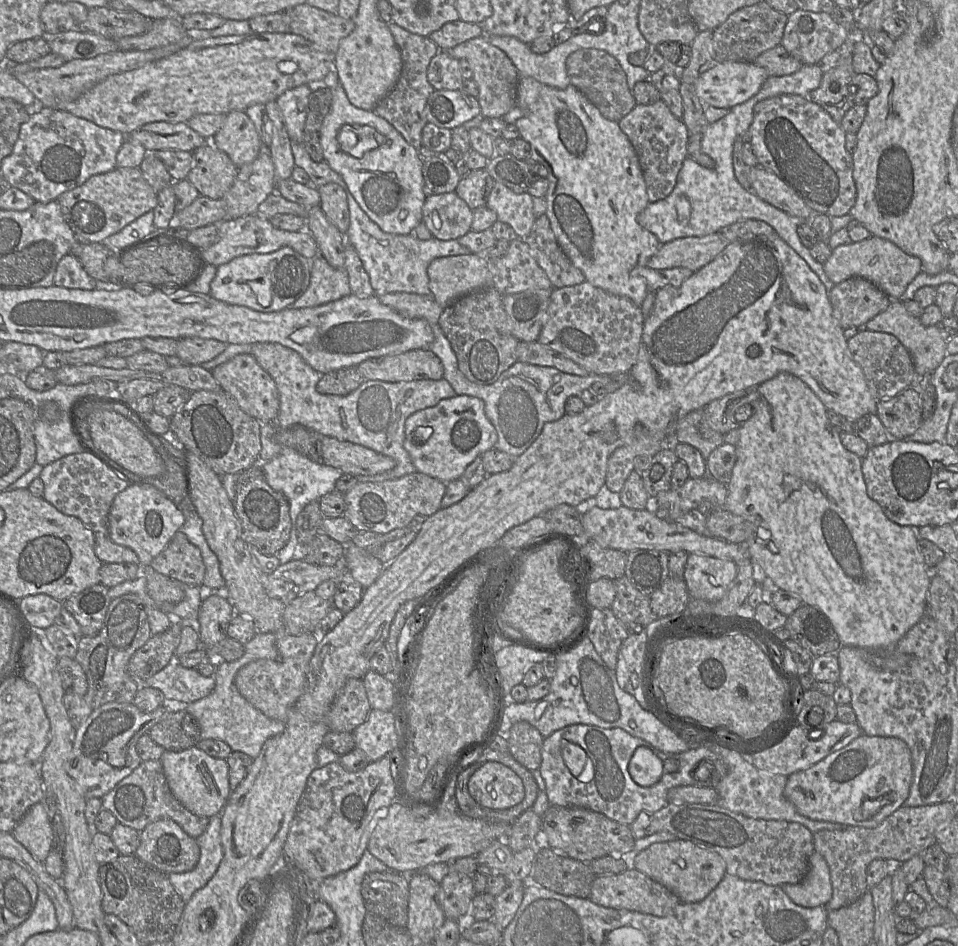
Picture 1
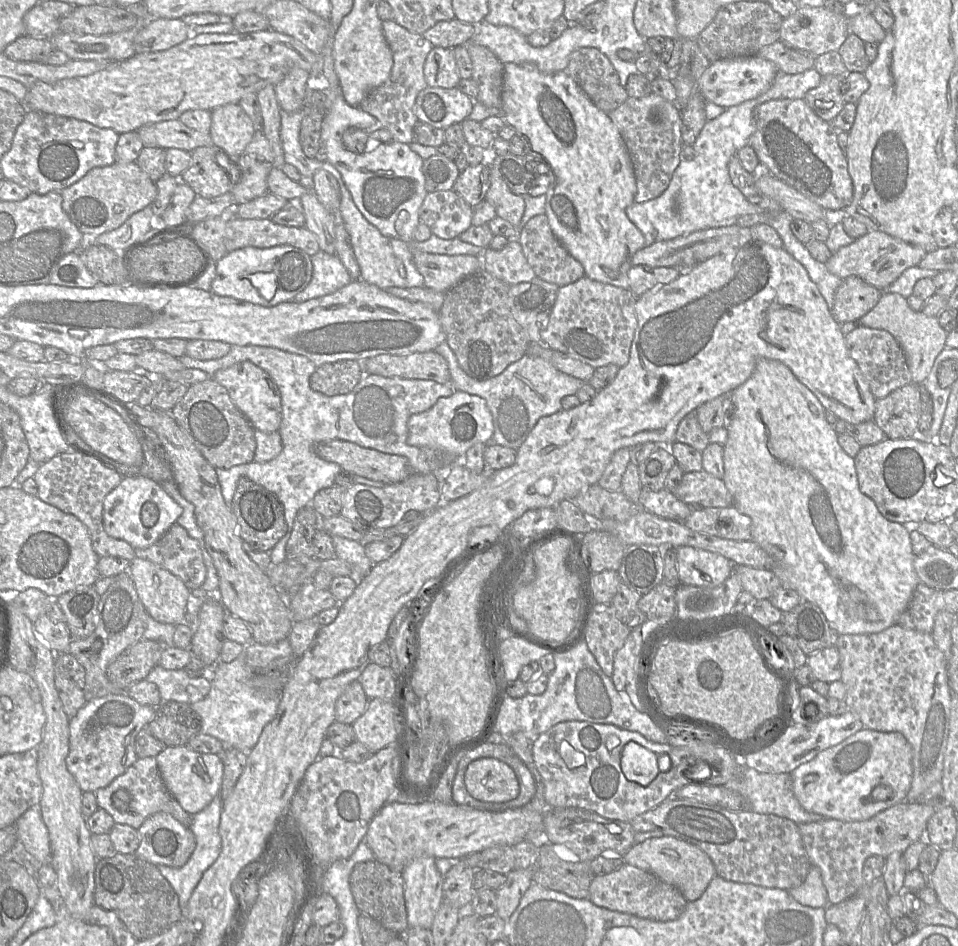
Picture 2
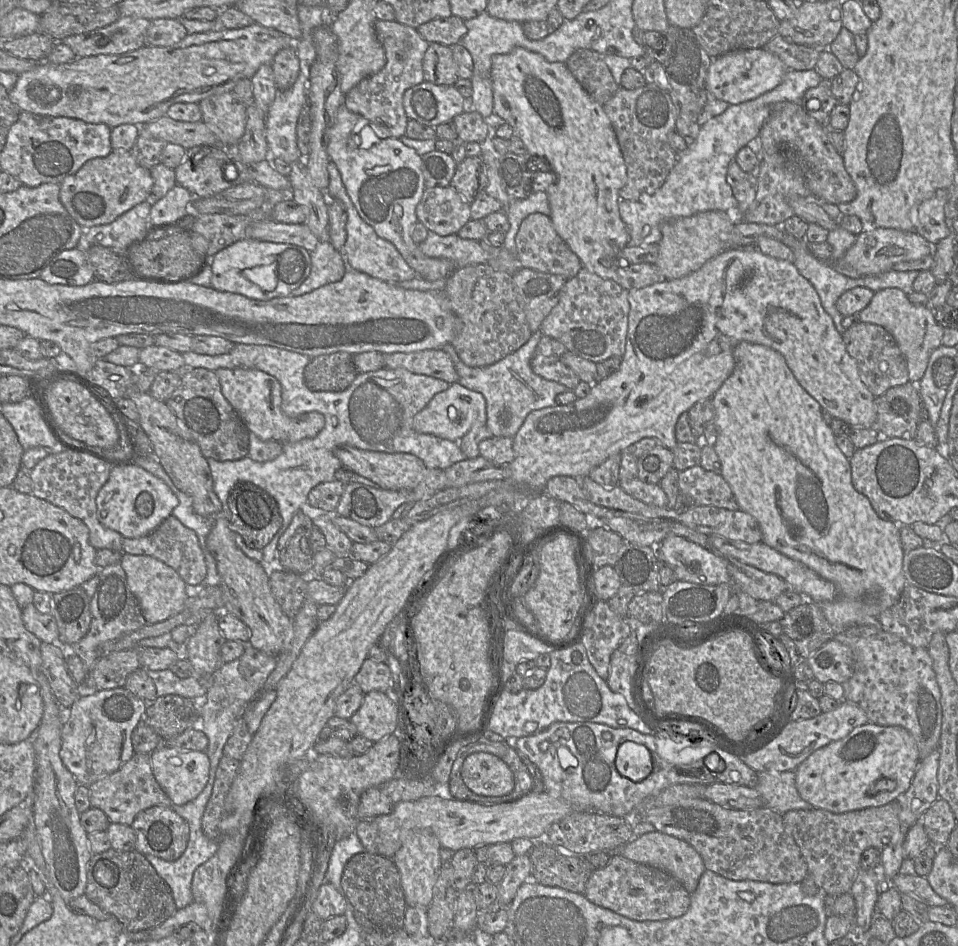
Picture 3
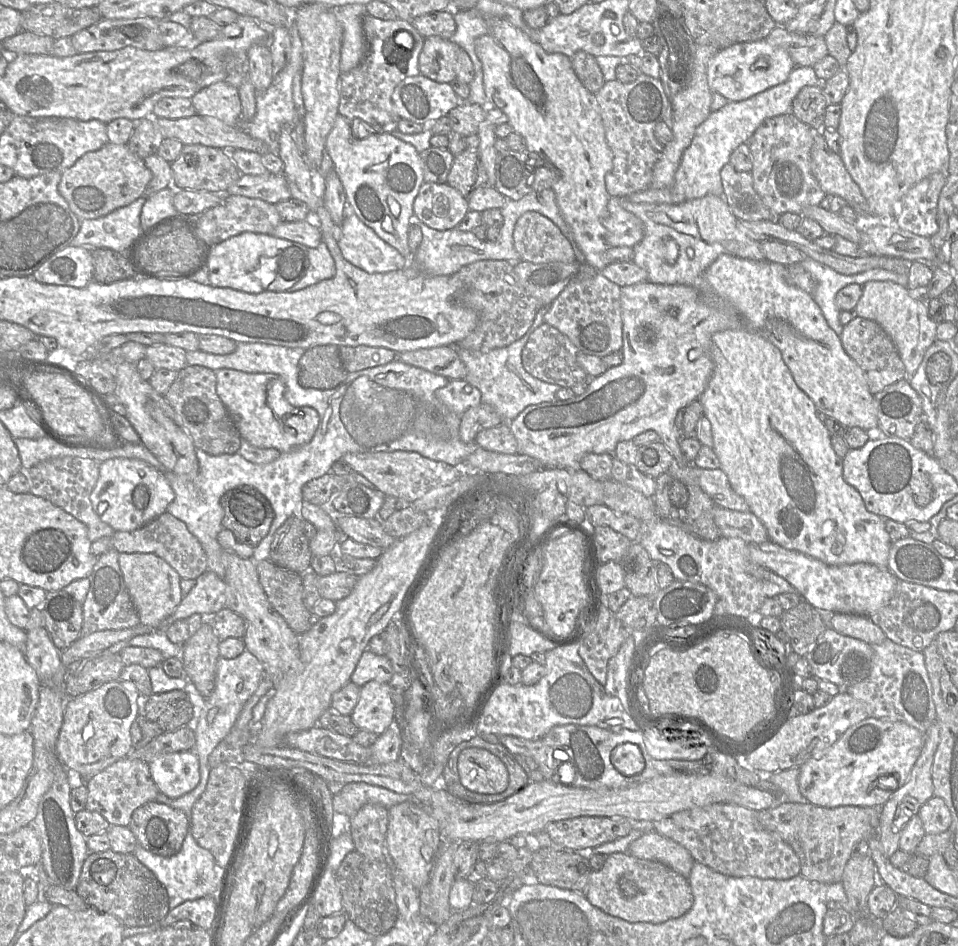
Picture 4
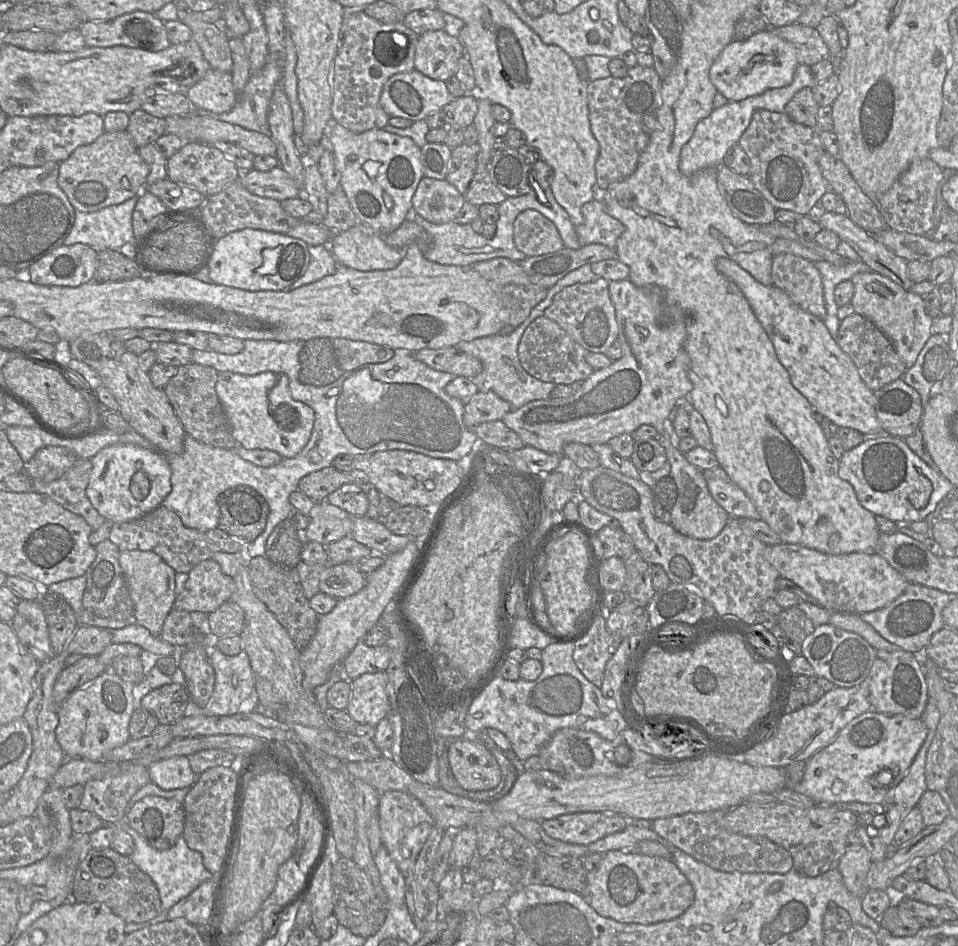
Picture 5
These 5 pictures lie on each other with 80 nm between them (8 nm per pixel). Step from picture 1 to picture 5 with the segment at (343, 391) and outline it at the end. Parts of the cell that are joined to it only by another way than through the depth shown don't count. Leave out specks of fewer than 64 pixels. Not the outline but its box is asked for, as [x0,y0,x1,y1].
[299,337,342,386]

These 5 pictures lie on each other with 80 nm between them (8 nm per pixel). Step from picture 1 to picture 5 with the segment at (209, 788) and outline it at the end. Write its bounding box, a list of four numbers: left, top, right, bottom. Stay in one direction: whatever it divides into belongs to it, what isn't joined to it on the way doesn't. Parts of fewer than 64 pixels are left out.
[149,756,200,790]

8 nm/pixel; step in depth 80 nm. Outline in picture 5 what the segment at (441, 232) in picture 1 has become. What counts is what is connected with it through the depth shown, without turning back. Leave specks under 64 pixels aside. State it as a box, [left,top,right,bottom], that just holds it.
[412,176,466,224]

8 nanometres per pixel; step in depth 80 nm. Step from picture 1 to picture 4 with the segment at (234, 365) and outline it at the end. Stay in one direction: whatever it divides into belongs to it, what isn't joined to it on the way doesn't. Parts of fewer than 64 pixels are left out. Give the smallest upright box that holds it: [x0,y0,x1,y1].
[216,368,319,452]

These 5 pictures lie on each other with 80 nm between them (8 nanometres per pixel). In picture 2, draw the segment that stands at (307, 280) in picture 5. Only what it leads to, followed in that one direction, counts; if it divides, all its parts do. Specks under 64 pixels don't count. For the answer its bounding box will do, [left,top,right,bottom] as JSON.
[292,250,352,303]

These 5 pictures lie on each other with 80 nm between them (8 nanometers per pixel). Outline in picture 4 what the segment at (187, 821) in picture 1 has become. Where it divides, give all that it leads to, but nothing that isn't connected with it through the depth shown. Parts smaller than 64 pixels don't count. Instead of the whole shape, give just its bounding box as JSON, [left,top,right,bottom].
[85,759,160,827]

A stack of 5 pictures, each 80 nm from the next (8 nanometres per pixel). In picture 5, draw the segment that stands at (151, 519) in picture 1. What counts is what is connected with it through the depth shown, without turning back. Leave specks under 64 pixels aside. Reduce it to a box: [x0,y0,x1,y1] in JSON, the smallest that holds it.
[86,444,171,523]

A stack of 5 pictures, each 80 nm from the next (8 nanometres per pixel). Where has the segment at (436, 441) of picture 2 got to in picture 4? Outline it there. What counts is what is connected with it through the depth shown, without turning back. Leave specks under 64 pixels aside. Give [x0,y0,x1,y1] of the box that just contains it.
[435,380,482,416]

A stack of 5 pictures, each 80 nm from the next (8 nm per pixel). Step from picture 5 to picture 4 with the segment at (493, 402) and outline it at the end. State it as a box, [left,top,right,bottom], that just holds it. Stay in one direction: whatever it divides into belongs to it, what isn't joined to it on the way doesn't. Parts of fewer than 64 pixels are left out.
[459,403,501,443]

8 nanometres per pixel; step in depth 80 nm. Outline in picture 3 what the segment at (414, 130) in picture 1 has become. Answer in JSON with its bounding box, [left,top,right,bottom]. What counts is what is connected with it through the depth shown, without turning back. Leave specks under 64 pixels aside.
[343,20,430,139]

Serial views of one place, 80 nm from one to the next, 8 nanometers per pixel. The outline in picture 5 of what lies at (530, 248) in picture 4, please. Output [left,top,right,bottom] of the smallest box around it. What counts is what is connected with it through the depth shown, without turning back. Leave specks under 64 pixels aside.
[513,209,565,257]

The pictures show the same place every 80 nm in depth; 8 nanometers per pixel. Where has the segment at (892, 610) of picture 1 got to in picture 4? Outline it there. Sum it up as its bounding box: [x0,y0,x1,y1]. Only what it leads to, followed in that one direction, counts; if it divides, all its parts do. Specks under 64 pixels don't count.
[697,328,892,567]

